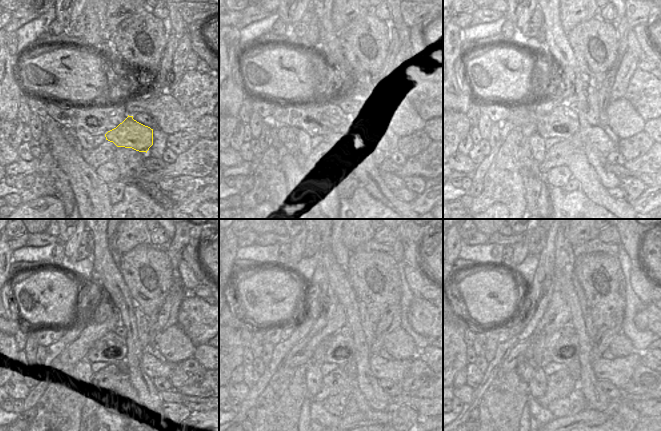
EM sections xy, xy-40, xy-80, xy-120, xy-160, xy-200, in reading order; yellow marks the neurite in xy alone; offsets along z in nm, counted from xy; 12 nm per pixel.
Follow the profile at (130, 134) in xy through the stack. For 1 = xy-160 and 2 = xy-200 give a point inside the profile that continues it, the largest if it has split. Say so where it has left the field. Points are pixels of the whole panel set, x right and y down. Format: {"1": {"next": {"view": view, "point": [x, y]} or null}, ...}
{"1": {"next": {"view": "xy-160", "point": [381, 368]}}, "2": {"next": {"view": "xy-200", "point": [618, 371]}}}

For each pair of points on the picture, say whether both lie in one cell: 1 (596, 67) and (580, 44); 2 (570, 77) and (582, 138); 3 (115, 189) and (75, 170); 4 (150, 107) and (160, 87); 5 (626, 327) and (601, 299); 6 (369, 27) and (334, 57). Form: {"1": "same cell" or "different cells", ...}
{"1": "same cell", "2": "same cell", "3": "different cells", "4": "different cells", "5": "different cells", "6": "different cells"}

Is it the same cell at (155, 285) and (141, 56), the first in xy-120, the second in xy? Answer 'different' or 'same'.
same

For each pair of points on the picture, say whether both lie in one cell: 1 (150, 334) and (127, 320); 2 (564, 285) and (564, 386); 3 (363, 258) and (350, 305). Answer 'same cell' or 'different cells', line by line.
1: different cells
2: different cells
3: different cells

